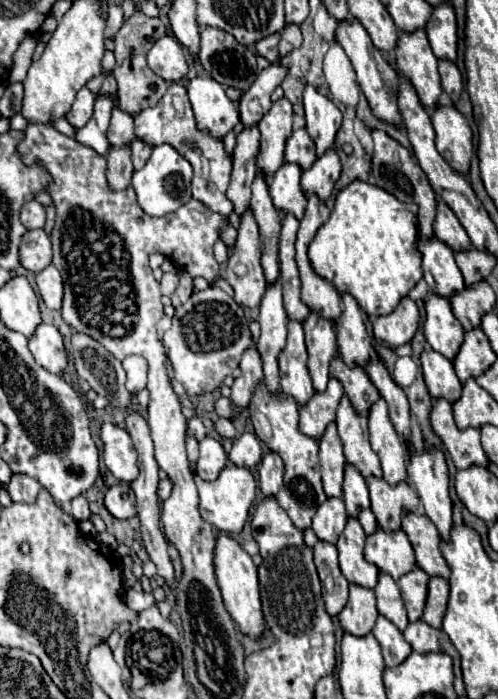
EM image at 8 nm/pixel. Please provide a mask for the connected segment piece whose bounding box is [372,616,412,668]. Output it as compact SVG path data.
M378 616L372 634L376 636L376 640L382 646L384 664L388 668L402 664L402 660L406 660L406 656L410 656L410 652L412 652L410 644L404 640L402 632L390 620L386 620L384 616Z

